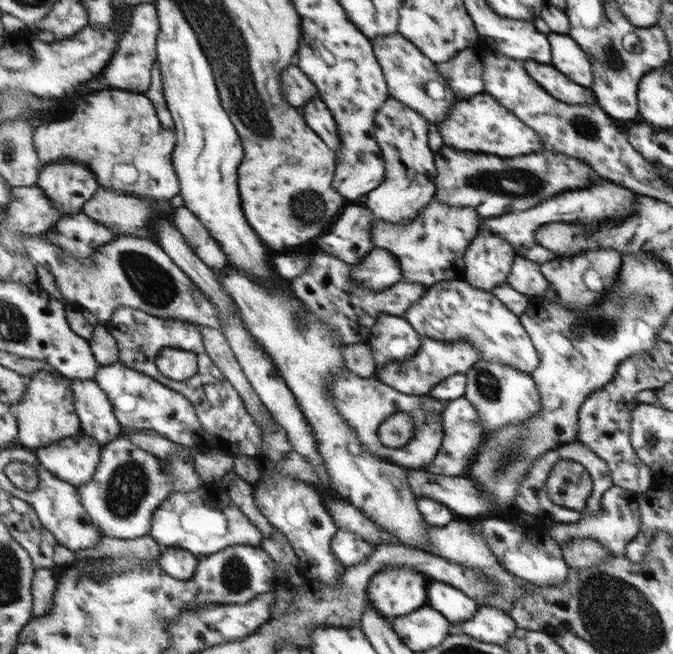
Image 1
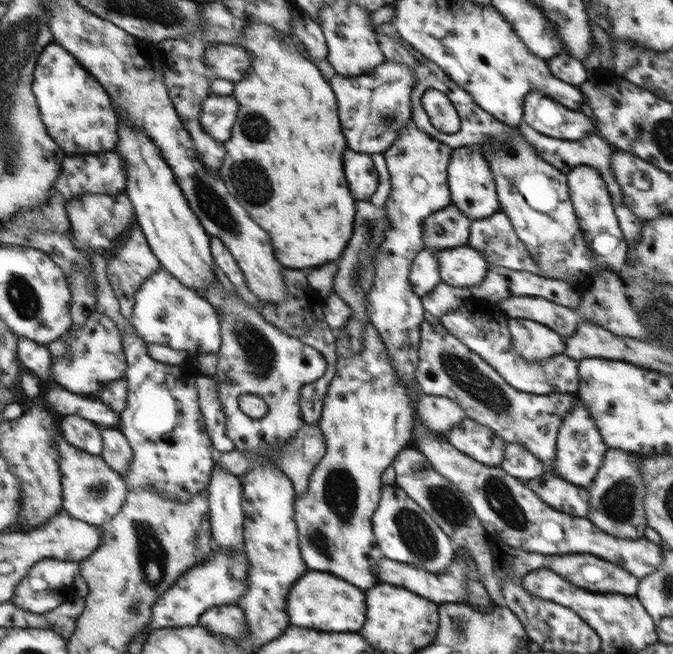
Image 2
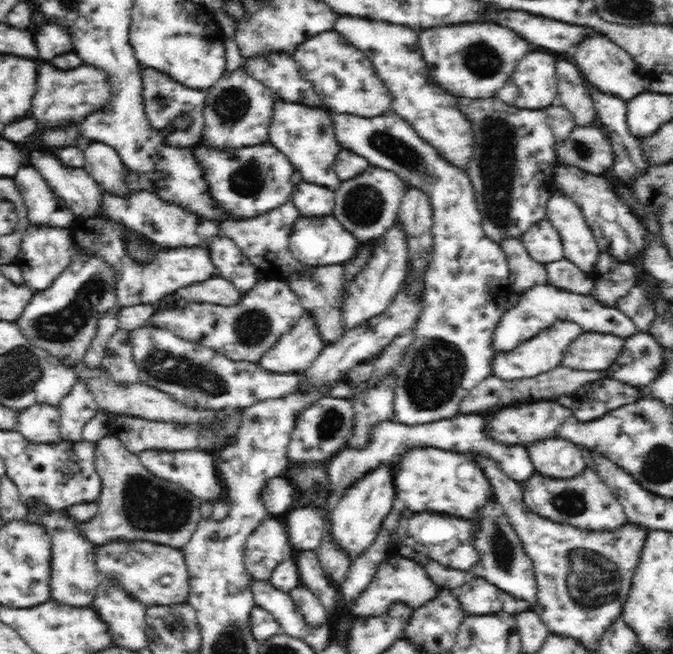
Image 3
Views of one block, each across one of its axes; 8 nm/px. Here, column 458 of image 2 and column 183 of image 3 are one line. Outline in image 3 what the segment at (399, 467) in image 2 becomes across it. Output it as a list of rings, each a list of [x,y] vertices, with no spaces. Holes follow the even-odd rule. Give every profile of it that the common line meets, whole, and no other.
[[[108,434],[96,443],[95,466],[102,479],[99,507],[89,521],[78,524],[78,532],[95,545],[110,540],[145,540],[182,550],[204,514],[200,499],[178,484],[150,473],[117,436]]]

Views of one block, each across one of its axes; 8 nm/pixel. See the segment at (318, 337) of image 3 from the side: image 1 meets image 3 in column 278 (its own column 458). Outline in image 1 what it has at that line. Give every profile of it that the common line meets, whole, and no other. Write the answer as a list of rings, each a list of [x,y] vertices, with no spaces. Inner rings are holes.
[[[421,338],[421,348],[405,363],[385,363],[374,377],[382,384],[407,395],[427,396],[438,382],[452,374],[466,374],[475,362],[479,361],[479,352],[467,340],[455,340],[451,343],[434,342],[432,339]]]

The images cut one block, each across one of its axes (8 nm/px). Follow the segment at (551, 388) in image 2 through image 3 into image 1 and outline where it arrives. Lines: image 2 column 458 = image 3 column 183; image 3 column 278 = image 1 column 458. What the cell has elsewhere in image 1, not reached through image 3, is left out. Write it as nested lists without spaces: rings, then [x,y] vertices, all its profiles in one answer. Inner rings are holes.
[[[445,280],[428,286],[422,298],[411,303],[410,307],[402,312],[402,316],[413,326],[420,338],[426,337],[434,342],[451,344],[455,340],[467,340],[473,346],[473,350],[479,352],[479,362],[495,362],[495,364],[511,366],[529,376],[538,367],[538,354],[535,353],[529,334],[523,329],[521,319],[515,316],[515,313],[512,313],[498,297],[490,292],[483,292],[464,280]]]

